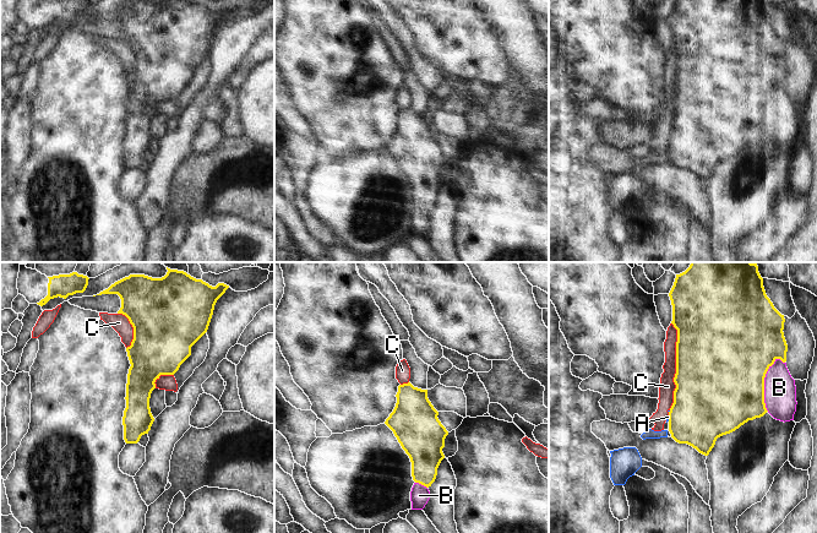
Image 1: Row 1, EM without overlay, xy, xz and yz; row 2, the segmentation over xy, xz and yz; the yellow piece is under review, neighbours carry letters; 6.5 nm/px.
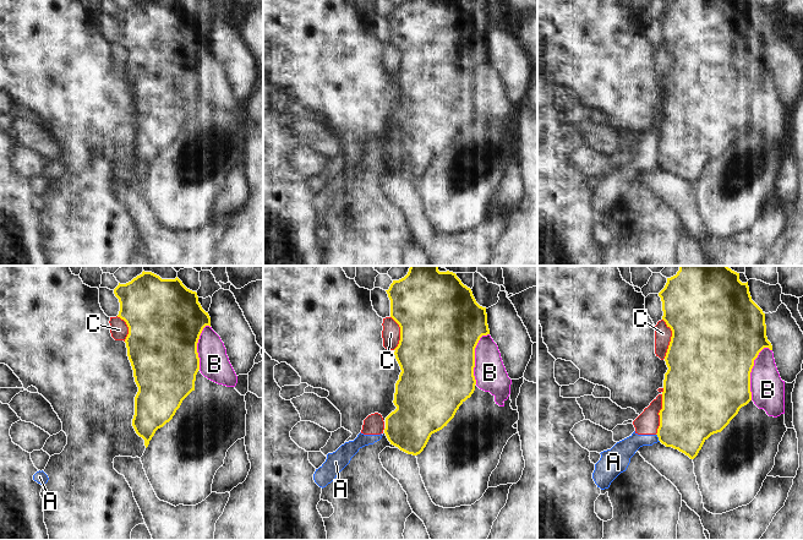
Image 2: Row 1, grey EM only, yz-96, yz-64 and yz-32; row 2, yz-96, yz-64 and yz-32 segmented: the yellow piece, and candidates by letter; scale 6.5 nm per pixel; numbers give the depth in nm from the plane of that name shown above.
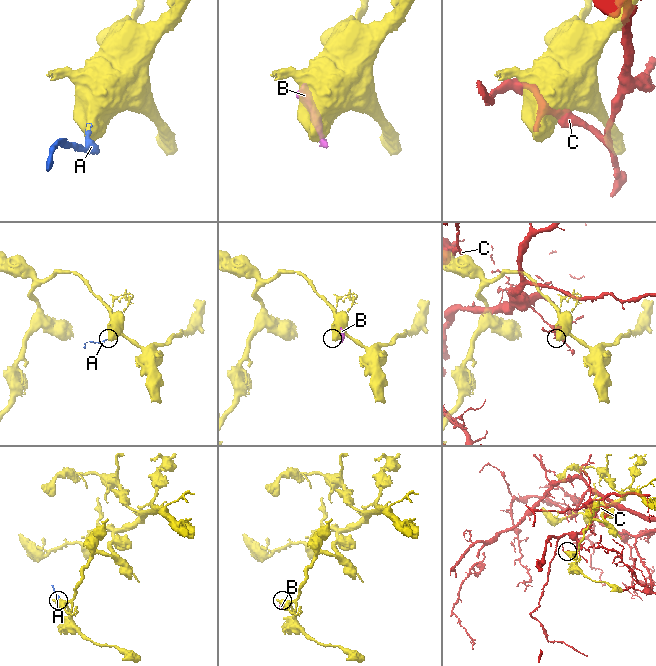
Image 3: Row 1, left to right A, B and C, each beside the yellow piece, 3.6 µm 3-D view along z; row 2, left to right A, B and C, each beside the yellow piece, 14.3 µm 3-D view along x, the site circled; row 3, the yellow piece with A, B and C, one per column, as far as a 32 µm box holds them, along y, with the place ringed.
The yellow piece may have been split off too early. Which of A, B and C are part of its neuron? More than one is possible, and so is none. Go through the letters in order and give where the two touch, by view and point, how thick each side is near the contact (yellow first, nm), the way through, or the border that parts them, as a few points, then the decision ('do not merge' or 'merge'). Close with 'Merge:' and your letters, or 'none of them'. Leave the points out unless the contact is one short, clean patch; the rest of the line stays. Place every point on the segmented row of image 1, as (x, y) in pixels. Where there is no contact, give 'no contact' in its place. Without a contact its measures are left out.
A: yz (669, 419) | 420/20 nm | along yz (668, 417), (669, 420) | do not merge
B: yz (763, 384) | 500/200 nm | do not merge
C: yz (676, 366) | 500/100 nm | do not merge
Merge: none of them

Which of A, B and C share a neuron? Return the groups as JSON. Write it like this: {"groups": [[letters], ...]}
{"groups": [["A", "C"], ["B"]]}

